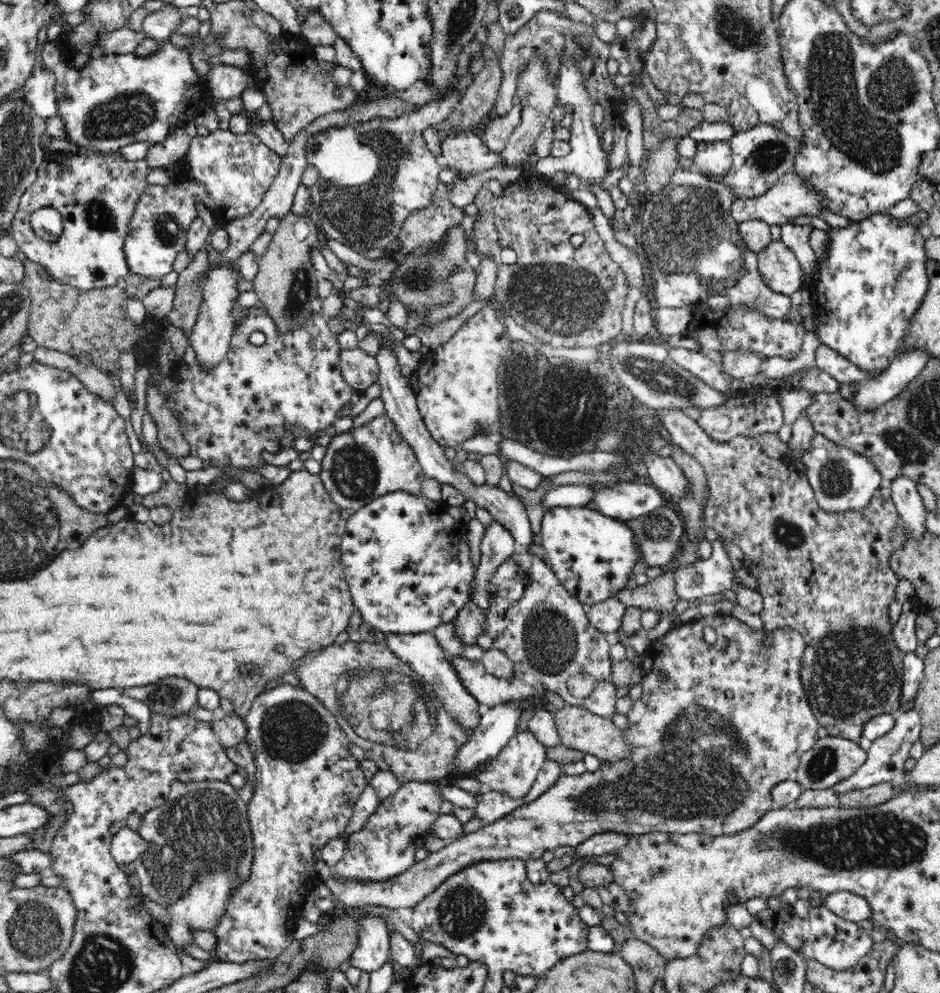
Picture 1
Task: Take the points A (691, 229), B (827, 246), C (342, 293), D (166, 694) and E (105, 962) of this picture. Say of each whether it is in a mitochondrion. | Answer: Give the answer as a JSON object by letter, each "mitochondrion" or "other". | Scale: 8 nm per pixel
{"A":"mitochondrion","B":"other","C":"other","D":"mitochondrion","E":"mitochondrion"}

